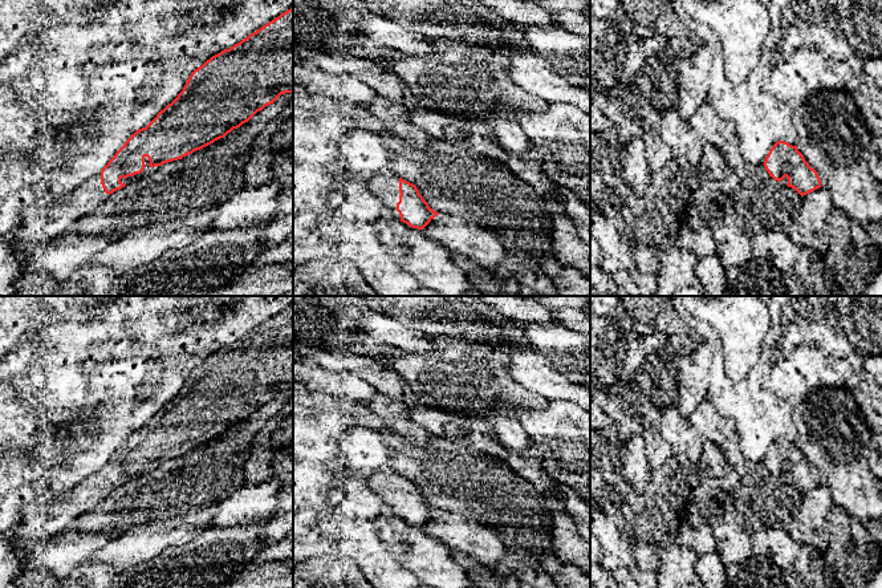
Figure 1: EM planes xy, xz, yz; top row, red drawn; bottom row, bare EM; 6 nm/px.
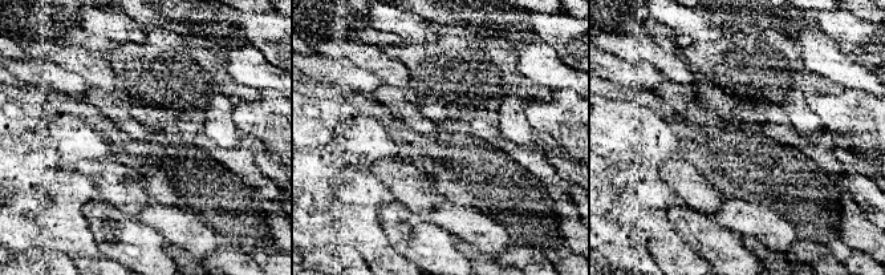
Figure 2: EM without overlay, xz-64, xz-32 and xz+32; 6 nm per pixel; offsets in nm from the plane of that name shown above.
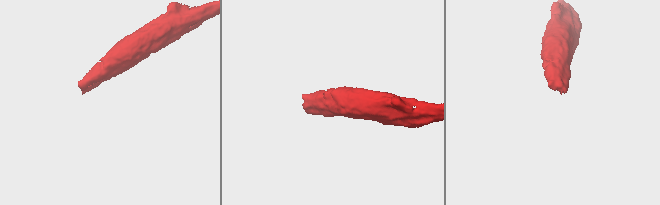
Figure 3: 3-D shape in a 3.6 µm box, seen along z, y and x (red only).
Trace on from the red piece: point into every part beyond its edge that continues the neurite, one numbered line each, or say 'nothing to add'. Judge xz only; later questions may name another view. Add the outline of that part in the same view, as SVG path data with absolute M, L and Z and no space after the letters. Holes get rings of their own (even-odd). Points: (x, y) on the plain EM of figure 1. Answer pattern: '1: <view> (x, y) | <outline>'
1: xz (385, 483) | M377 471L370 475L367 486L391 508L391 515L401 518L401 512L397 508L397 500L401 492L399 475L397 473Z

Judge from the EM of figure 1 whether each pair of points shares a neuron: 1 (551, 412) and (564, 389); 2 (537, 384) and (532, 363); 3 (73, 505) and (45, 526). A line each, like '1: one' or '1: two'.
1: two
2: one
3: one

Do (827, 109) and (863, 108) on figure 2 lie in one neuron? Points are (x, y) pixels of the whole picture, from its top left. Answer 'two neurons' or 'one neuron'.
one neuron

